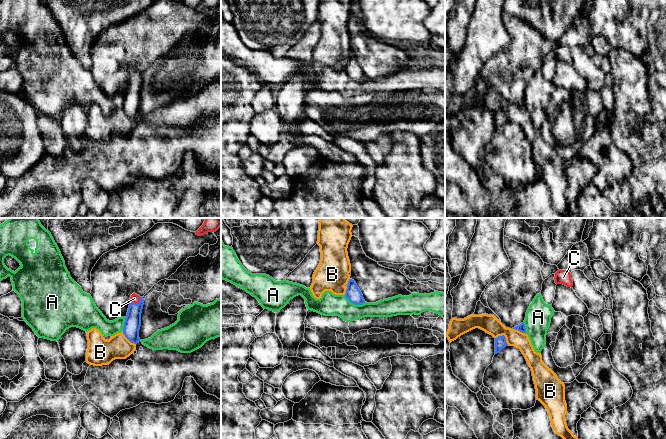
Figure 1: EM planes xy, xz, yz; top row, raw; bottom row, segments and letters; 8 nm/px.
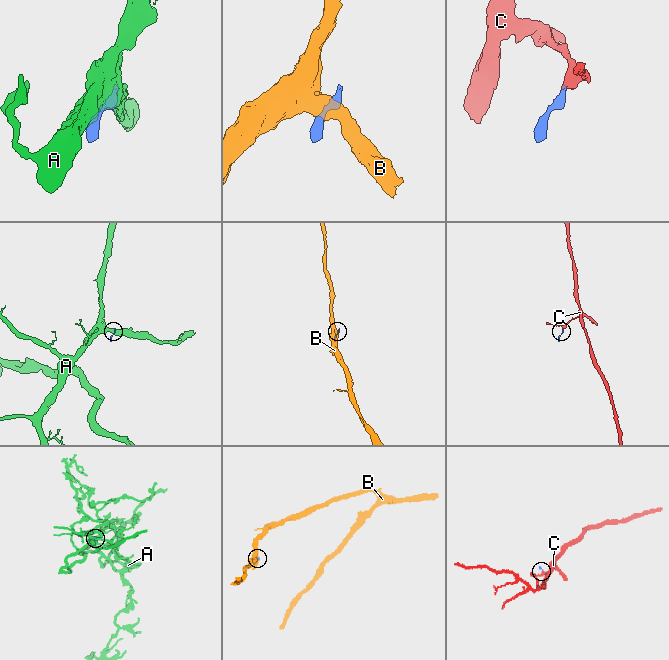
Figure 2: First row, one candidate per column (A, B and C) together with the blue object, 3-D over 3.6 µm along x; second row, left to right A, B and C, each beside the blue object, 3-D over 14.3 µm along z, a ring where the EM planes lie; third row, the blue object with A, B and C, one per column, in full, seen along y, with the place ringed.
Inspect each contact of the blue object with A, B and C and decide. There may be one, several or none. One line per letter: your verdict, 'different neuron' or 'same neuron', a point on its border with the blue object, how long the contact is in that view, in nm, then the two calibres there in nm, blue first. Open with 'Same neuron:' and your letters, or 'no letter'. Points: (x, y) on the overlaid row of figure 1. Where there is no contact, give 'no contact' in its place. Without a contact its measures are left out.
Same neuron: C
A: different neuron; meets blue in xz at (355, 304); contact 190 nm long; 120 nm thick on the blue side, 180 nm on the other
B: different neuron; meets blue in yz at (504, 336); contact 130 nm long; 100 nm thick on the blue side, 150 nm on the other
C: same neuron; meets blue in xy at (135, 303); contact 110 nm long; 130 nm thick on the blue side, 70 nm on the other

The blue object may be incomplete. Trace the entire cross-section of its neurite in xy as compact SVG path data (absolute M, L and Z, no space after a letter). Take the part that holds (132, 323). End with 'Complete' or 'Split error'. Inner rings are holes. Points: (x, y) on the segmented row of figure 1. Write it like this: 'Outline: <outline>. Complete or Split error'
Outline: M133 293L129 300L129 308L124 322L123 334L134 344L140 341L141 313L144 305L143 297Z. Split error

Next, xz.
Outline: M349 279L348 281L345 296L351 303L355 305L362 305L365 303L361 291L359 290L356 282L352 279Z. Complete

